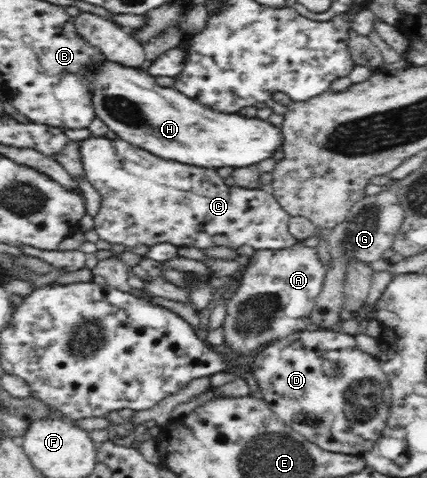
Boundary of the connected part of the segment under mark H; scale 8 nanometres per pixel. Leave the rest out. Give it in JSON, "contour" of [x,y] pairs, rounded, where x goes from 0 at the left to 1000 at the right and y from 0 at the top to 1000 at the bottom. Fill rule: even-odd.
{"contour":[[[241,128],[227,136],[227,144],[208,157],[208,180],[218,195],[218,222],[225,245],[269,276],[279,291],[316,308],[326,308],[368,331],[403,335],[438,345],[461,345],[482,354],[518,351],[574,351],[583,345],[602,345],[639,320],[658,312],[663,278],[653,266],[635,262],[623,251],[604,247],[576,249],[571,243],[550,238],[522,238],[489,224],[475,224],[459,209],[445,207],[415,190],[407,182],[382,182],[363,174],[363,163],[328,142],[293,140],[265,128]]]}

